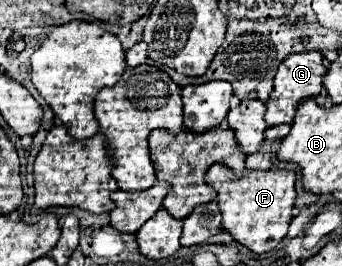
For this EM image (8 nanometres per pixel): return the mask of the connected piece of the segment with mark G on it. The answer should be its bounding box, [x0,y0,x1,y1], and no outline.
[266,52,326,126]

